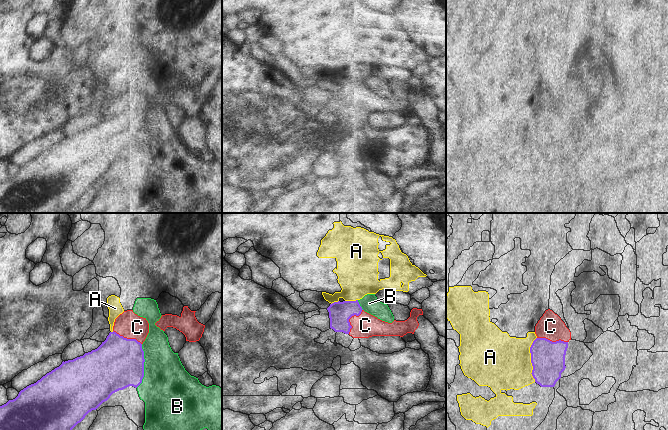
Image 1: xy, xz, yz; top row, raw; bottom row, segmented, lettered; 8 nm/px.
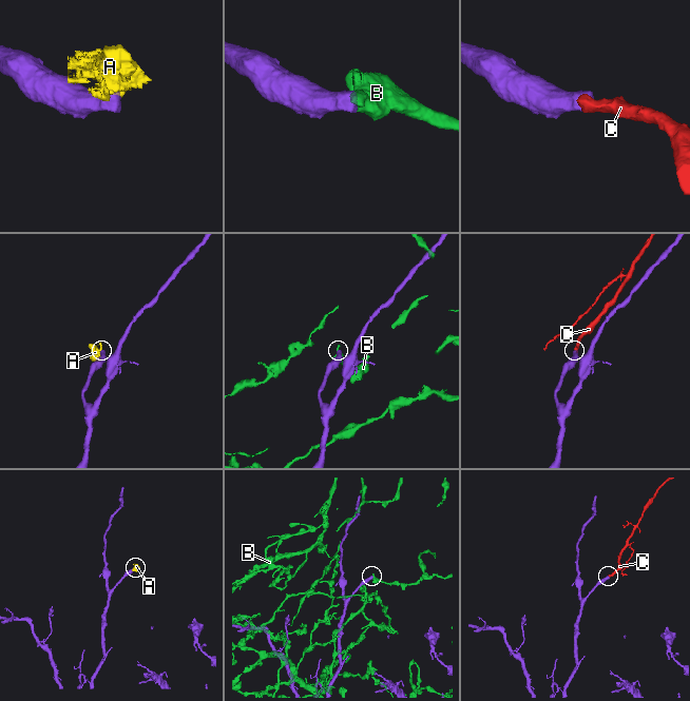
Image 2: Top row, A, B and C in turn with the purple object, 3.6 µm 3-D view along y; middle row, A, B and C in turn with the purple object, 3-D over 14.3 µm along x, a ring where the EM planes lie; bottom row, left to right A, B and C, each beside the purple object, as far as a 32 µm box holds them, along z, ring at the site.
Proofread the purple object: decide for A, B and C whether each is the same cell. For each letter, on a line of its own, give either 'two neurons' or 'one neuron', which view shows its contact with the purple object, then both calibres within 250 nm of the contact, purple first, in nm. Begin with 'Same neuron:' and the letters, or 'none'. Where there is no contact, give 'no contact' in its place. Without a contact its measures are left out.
Same neuron: C
A: two neurons; meets purple in yz; 280 nm thick on the purple side, 440 nm on the other
B: two neurons; meets purple in xy; 400 nm thick on the purple side, 400 nm on the other
C: one neuron; meets purple in yz; 280 nm thick on the purple side, 200 nm on the other

